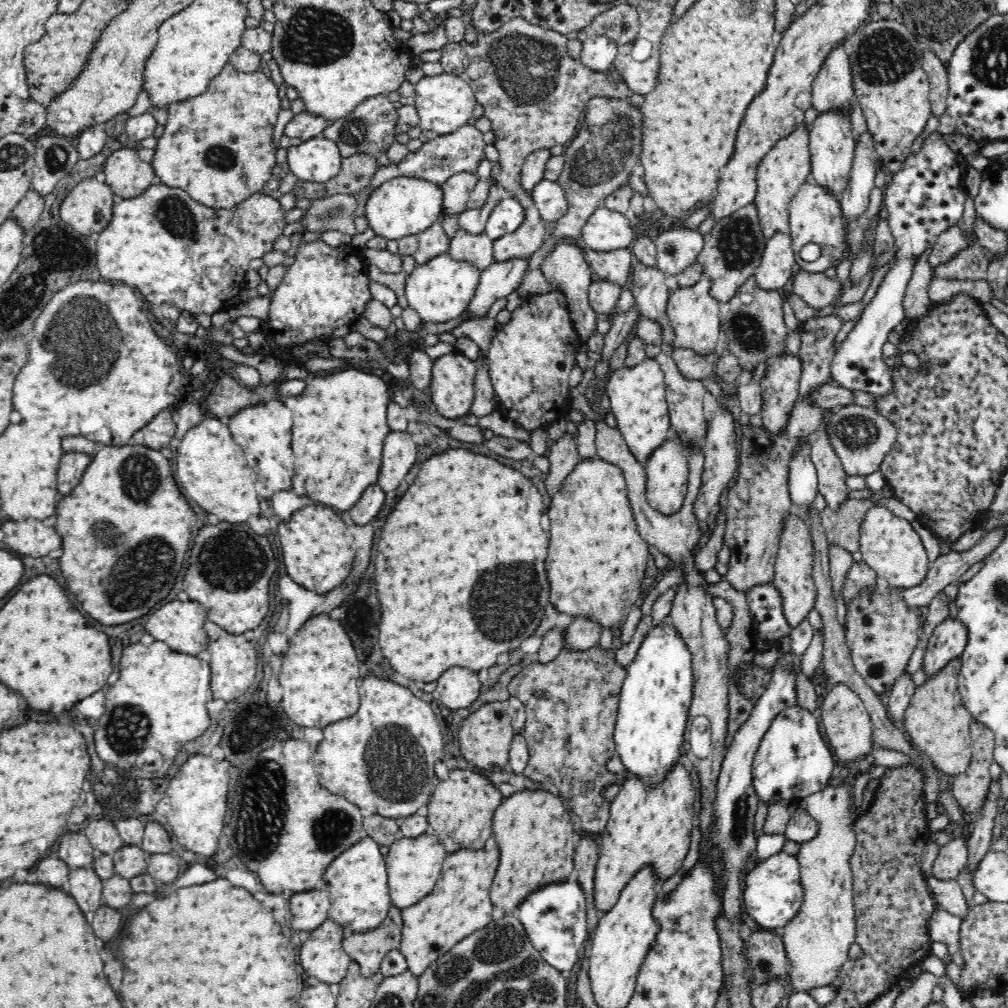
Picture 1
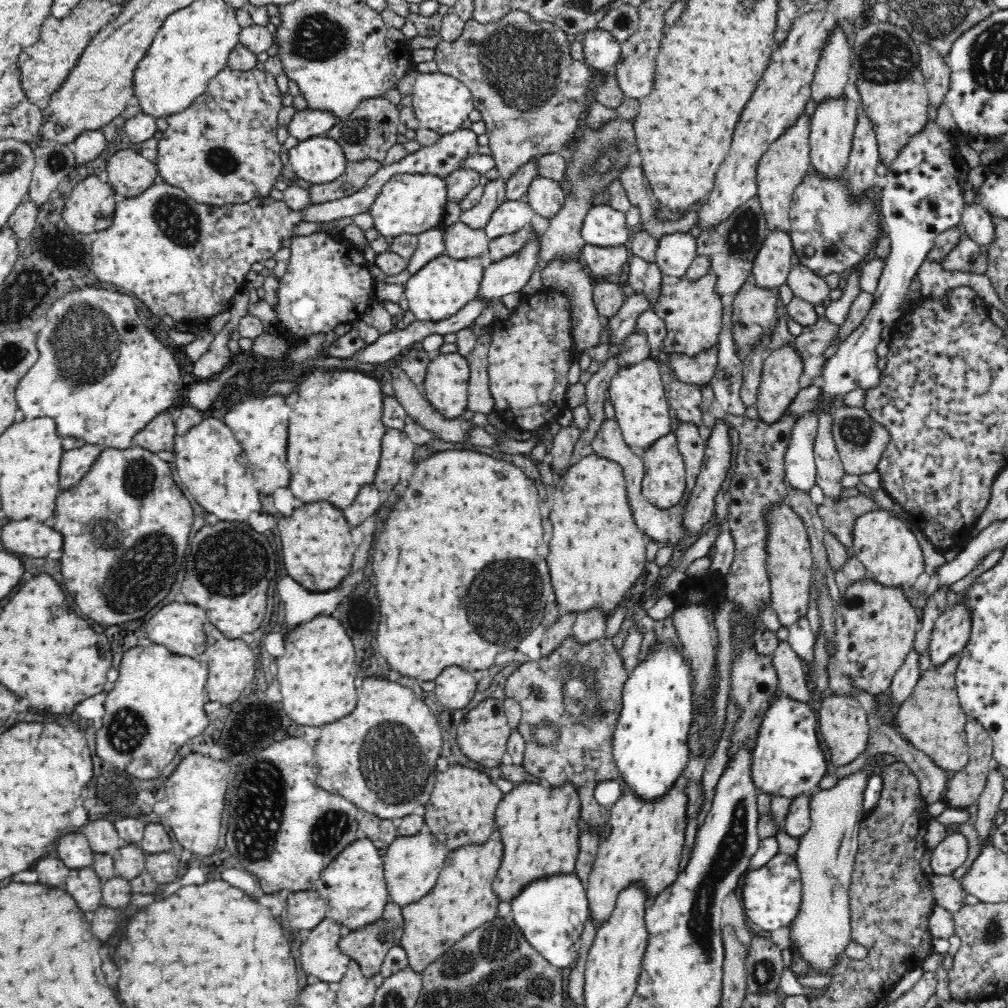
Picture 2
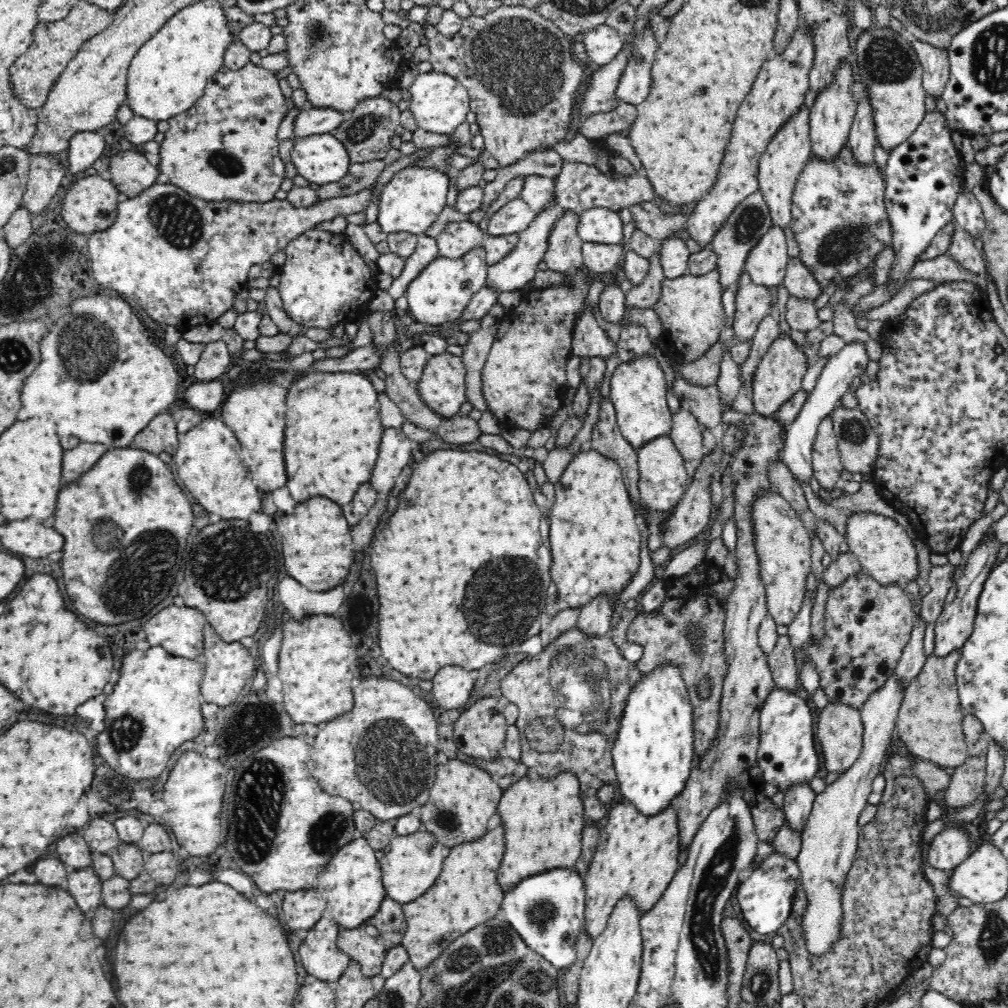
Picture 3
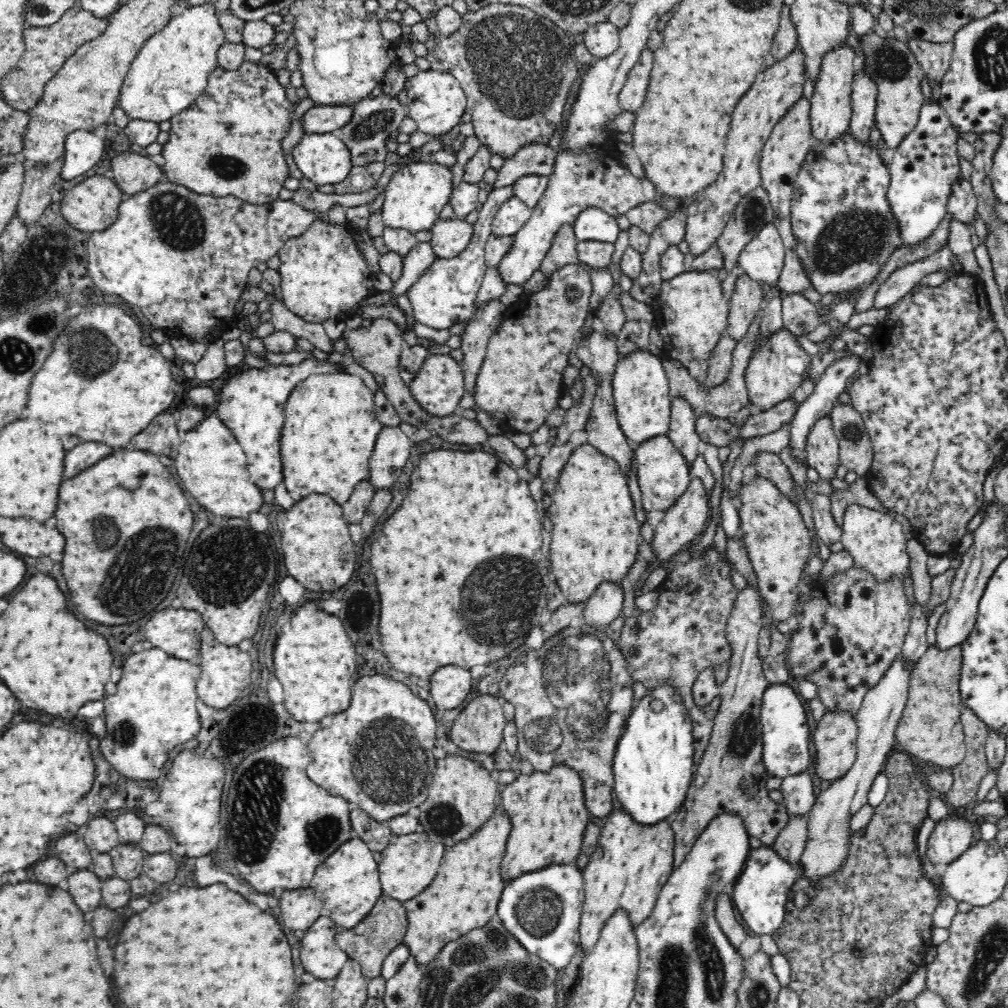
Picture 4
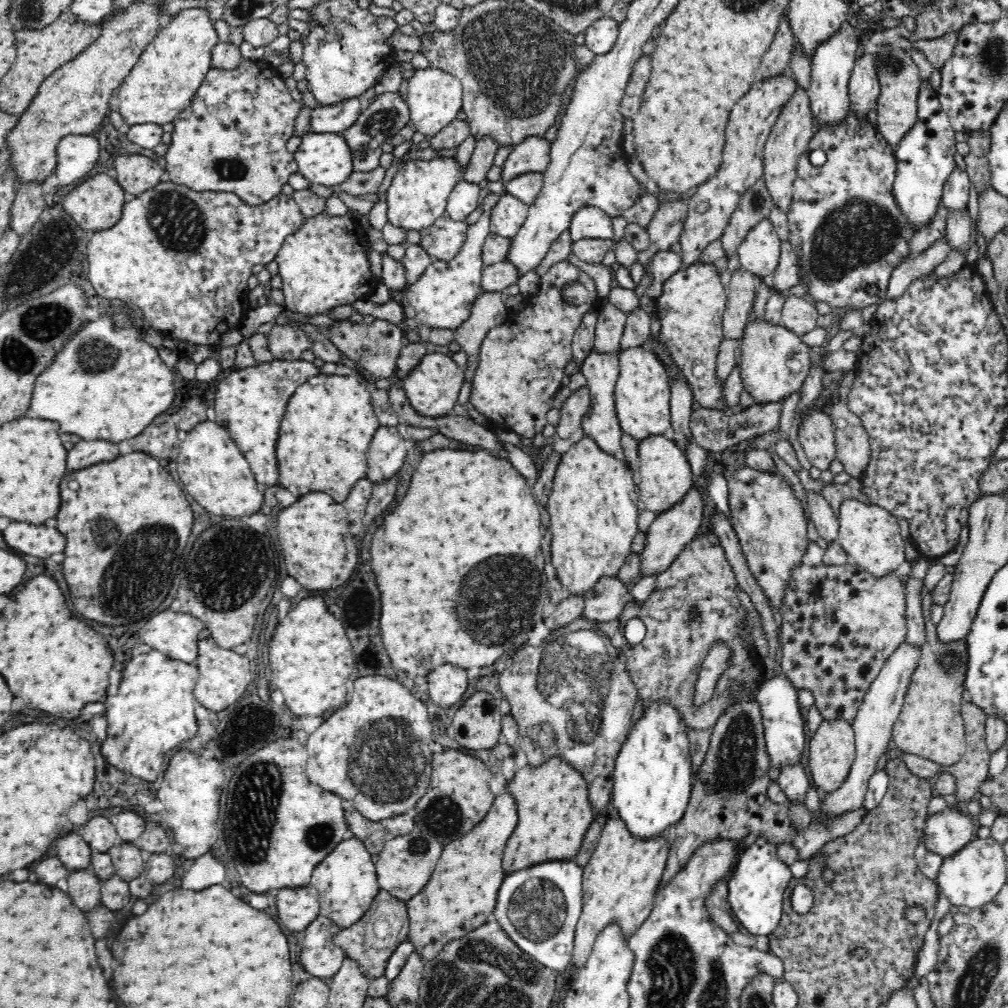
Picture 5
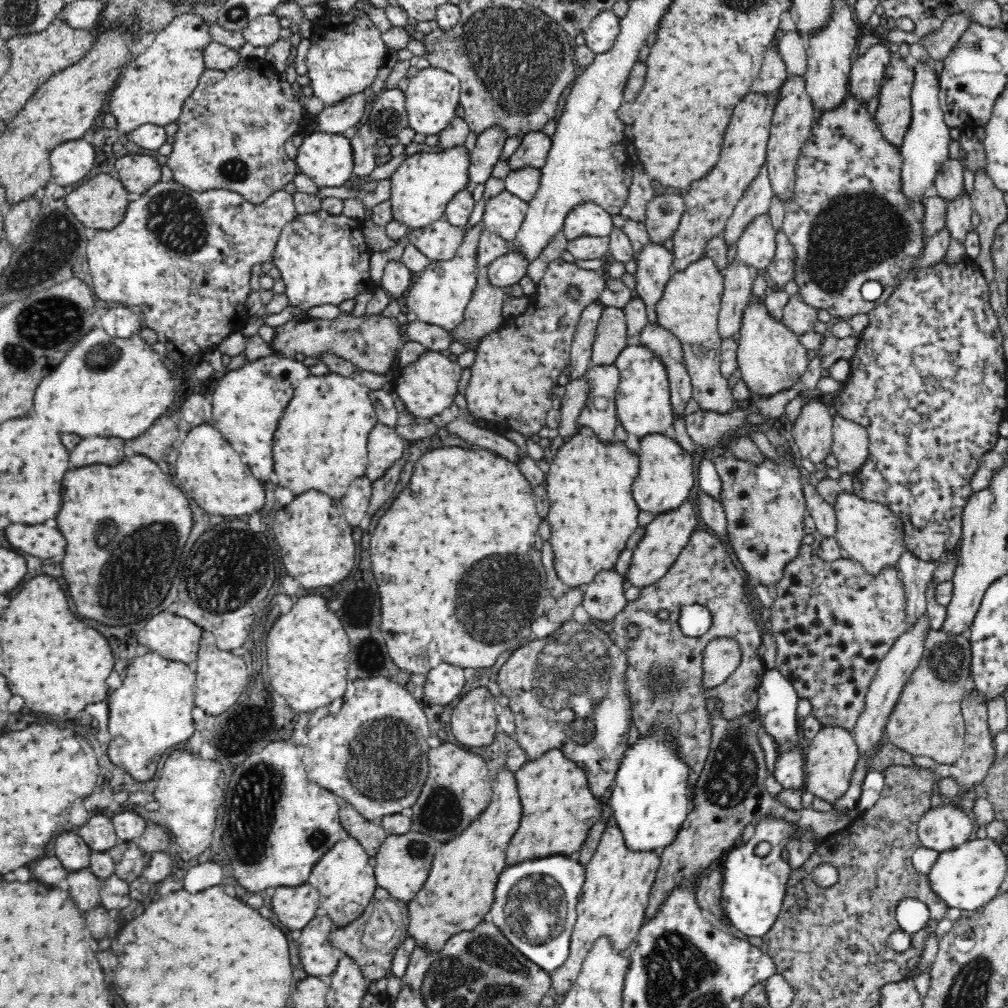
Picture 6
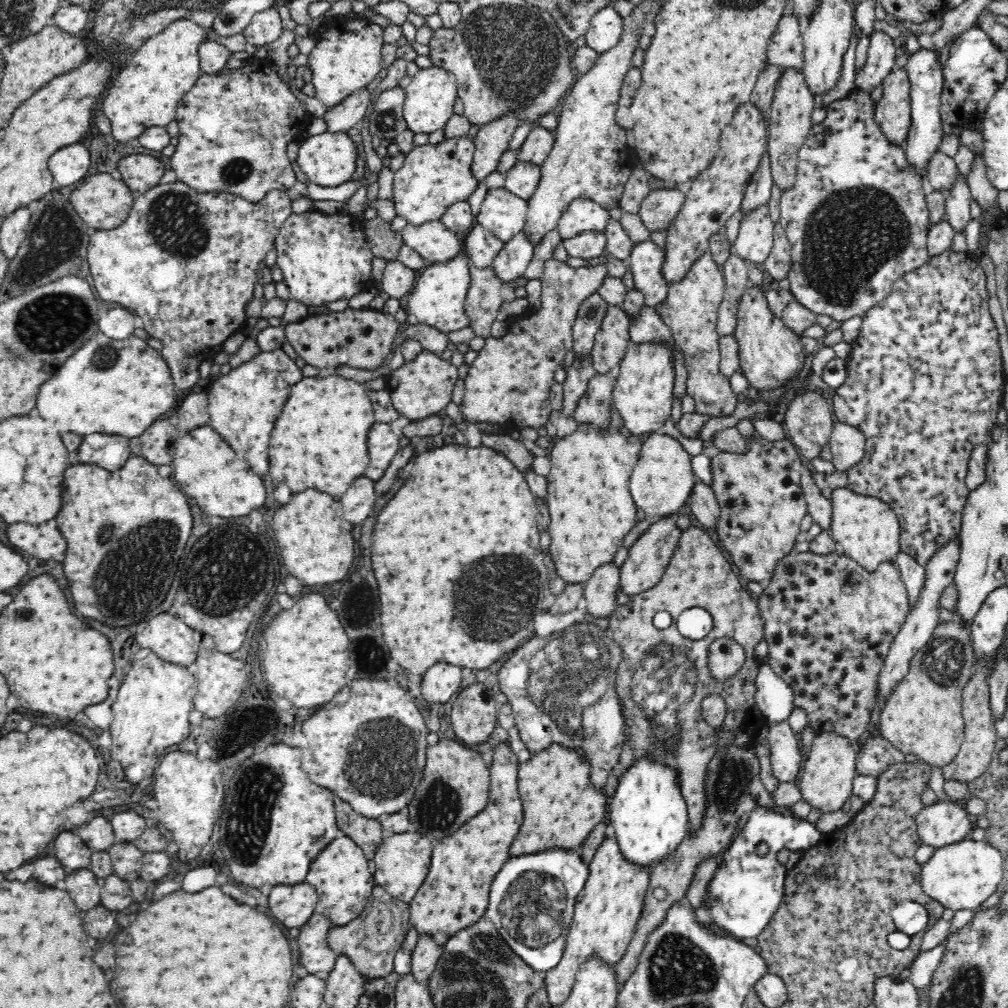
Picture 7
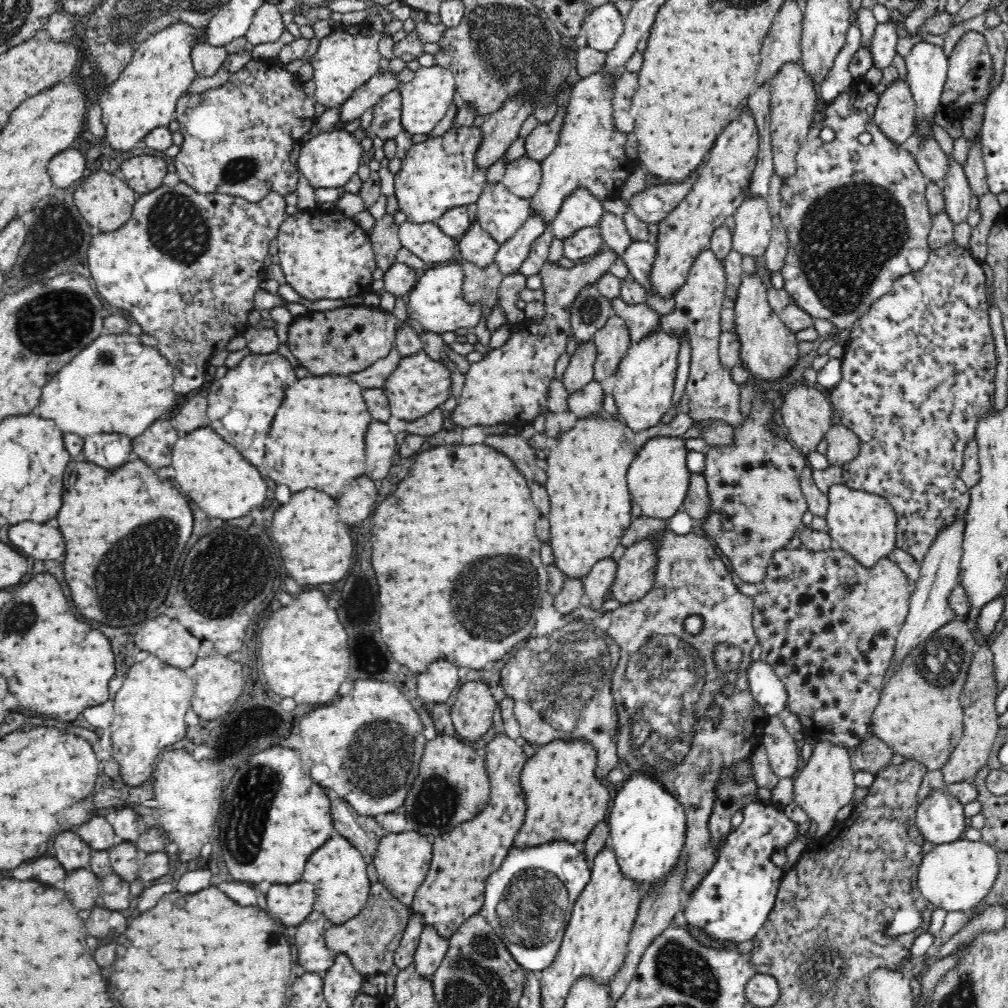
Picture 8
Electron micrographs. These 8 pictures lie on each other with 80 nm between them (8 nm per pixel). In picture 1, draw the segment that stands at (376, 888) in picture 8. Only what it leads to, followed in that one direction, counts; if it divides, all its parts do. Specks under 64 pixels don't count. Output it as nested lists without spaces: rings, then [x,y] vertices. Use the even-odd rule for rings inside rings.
[[[390,906],[386,918],[374,930],[353,933],[342,939],[342,949],[359,964],[361,974],[368,978],[379,971],[382,961],[390,950],[401,945],[403,918],[401,909]]]

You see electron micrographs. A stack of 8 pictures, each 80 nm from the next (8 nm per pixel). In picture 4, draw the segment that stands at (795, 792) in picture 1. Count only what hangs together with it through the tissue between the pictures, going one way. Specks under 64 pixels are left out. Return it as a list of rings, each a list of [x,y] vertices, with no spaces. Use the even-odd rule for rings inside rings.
[[[776,682],[768,684],[762,694],[760,723],[763,730],[762,758],[768,775],[790,776],[806,772],[812,764],[810,756],[810,732],[806,723],[806,708],[798,694],[792,689],[792,683]]]

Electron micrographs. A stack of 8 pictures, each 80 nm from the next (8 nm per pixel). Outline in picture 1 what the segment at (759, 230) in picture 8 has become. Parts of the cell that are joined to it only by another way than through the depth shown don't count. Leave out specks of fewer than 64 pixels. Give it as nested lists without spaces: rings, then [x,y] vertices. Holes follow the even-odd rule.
[[[776,232],[766,240],[760,264],[755,270],[756,283],[766,290],[781,290],[790,282],[795,256],[791,245],[791,235]]]

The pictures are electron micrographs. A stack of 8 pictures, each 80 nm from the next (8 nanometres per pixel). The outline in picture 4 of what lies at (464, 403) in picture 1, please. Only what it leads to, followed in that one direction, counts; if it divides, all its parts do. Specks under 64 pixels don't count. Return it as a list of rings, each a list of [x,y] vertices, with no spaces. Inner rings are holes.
[[[429,355],[410,380],[408,388],[414,401],[426,412],[445,417],[457,412],[465,392],[463,367],[451,355]]]

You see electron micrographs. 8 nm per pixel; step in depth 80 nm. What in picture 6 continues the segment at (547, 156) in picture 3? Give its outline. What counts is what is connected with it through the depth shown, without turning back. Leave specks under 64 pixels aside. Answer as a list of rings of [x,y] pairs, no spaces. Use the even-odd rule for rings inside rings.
[[[543,130],[531,131],[524,134],[520,146],[509,157],[511,170],[532,166],[542,168],[551,149],[552,139]]]

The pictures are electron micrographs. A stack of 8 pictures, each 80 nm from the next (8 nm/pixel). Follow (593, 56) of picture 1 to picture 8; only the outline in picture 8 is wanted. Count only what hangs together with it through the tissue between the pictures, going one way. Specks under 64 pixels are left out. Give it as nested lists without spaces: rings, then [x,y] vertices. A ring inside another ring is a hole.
[[[608,1],[598,5],[582,24],[588,46],[604,54],[612,50],[624,32],[623,22],[623,15],[614,3]]]

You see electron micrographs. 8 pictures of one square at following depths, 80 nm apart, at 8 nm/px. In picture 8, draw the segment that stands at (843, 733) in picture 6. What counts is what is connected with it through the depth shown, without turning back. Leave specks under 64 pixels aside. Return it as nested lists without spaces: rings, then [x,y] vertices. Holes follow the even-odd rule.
[[[823,737],[817,738],[812,755],[805,764],[803,770],[795,778],[792,791],[794,791],[793,802],[802,809],[811,820],[816,822],[817,828],[815,838],[828,834],[835,825],[834,816],[841,808],[854,803],[855,771],[850,766],[849,749],[842,745],[835,745]]]

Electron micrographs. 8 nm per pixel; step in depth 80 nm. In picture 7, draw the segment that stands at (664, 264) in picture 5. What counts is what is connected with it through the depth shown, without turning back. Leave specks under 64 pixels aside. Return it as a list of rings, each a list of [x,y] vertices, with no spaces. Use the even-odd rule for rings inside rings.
[[[647,240],[632,247],[628,266],[632,272],[634,287],[645,296],[645,304],[657,308],[665,303],[669,286],[660,275],[664,262],[664,249]]]

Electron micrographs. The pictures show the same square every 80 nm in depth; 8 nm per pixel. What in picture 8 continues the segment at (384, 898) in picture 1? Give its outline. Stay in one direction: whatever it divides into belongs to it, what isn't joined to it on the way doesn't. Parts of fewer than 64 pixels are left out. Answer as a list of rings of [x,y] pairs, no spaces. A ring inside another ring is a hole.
[[[336,834],[336,838],[330,838],[322,848],[318,848],[318,852],[314,852],[314,856],[310,856],[304,880],[312,882],[316,890],[314,910],[322,912],[330,924],[344,924],[364,908],[371,887],[366,875],[366,866],[360,851],[340,834]]]

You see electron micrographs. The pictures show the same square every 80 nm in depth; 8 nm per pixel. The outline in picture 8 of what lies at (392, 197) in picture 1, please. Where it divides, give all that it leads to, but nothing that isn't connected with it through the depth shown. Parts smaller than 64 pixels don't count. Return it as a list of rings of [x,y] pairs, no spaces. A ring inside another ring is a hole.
[[[454,125],[442,135],[426,135],[423,141],[410,146],[400,170],[395,174],[399,210],[406,214],[408,221],[434,223],[451,208],[476,204],[485,183],[488,183],[487,168],[480,168],[476,161],[482,135],[481,128],[474,125]]]

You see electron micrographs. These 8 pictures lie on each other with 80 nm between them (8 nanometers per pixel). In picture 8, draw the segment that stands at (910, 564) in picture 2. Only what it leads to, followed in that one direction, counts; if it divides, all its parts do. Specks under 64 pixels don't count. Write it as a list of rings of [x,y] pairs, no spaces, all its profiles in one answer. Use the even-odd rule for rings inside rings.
[[[844,484],[830,485],[825,494],[828,510],[824,516],[827,523],[824,530],[836,540],[841,550],[848,552],[865,568],[873,568],[878,560],[890,556],[896,547],[897,516],[886,497]]]

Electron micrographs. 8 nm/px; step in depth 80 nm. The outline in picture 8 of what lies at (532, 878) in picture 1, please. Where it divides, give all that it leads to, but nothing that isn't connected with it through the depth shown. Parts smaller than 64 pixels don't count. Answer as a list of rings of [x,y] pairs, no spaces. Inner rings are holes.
[[[576,738],[576,740],[556,739],[548,744],[538,747],[535,754],[532,755],[523,766],[521,772],[521,783],[526,799],[526,822],[522,830],[516,836],[514,846],[526,848],[526,846],[538,846],[546,844],[552,840],[568,840],[568,842],[578,842],[584,844],[586,838],[595,824],[602,822],[608,816],[608,804],[610,804],[610,793],[598,780],[596,767],[598,764],[597,751],[591,742],[585,738]]]

